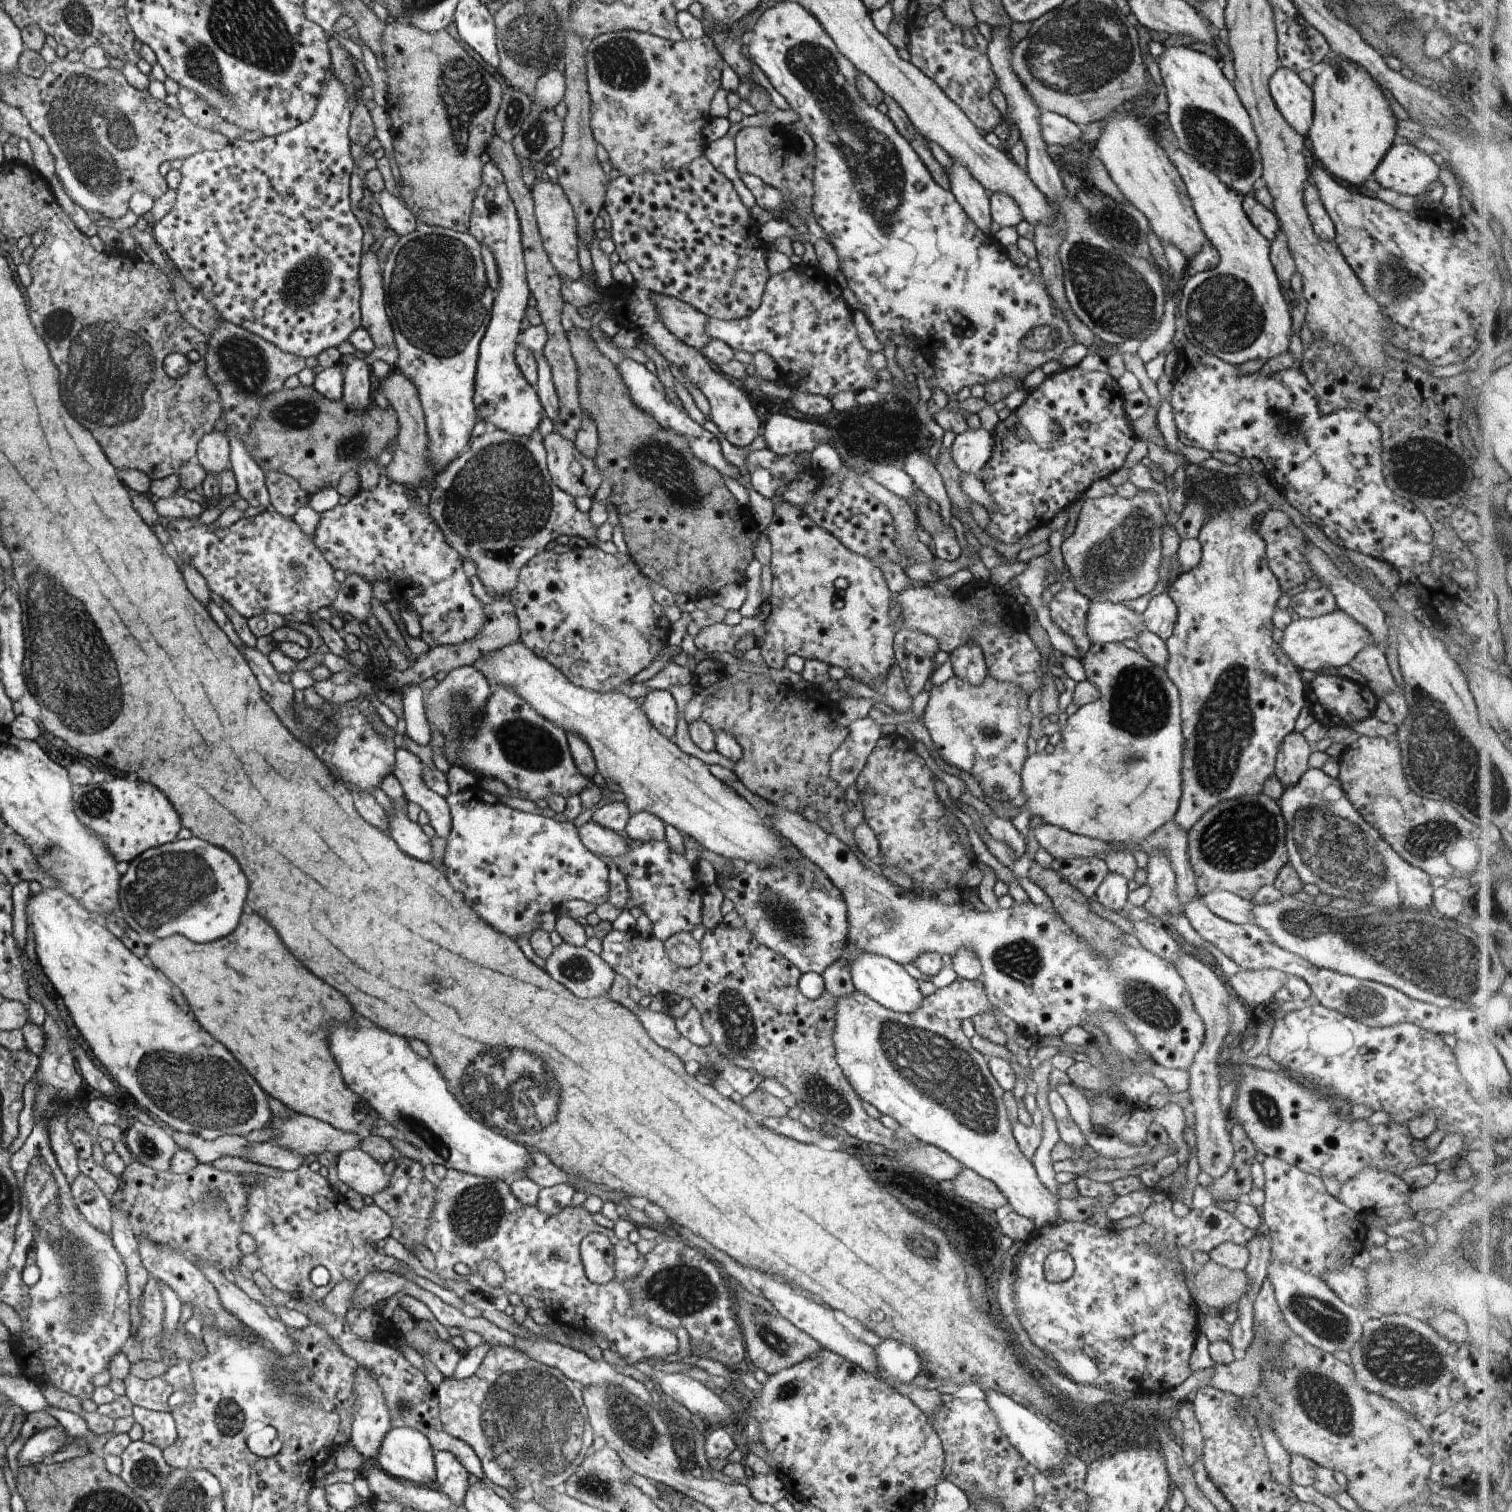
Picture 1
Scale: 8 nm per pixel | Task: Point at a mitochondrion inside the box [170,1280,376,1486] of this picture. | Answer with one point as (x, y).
(229, 1418)

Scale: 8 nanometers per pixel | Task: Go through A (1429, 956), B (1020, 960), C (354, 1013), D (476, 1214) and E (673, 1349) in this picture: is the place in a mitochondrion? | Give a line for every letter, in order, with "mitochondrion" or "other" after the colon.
A: mitochondrion
B: mitochondrion
C: other
D: mitochondrion
E: other

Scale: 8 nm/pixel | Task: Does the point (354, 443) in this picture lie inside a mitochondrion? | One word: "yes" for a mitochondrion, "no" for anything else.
yes

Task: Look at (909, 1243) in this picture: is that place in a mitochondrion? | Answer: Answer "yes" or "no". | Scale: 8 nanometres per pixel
yes

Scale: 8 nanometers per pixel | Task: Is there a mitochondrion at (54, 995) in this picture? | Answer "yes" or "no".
no

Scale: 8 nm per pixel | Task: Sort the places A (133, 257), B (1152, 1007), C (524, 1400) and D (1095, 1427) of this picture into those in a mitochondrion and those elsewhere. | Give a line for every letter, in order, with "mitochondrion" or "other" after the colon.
A: other
B: mitochondrion
C: mitochondrion
D: other

